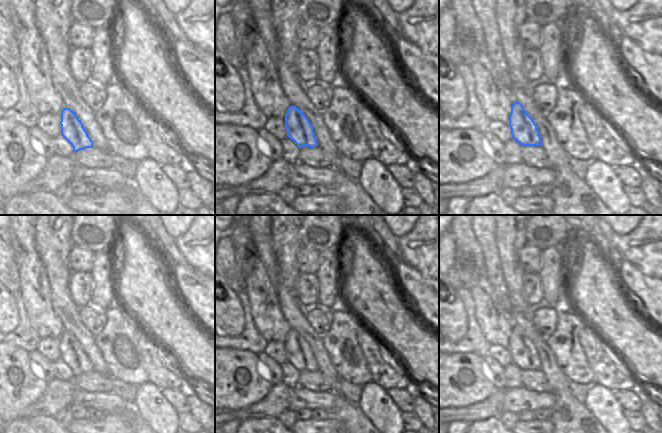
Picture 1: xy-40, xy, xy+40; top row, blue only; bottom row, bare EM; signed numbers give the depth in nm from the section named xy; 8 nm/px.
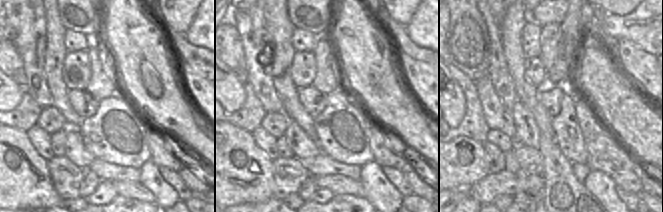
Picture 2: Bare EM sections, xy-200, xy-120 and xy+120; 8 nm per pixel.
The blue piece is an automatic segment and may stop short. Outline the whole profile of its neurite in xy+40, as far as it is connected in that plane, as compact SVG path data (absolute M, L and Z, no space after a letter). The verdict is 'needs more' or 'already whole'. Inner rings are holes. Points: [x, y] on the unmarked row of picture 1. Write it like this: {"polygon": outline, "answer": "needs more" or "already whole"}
{"polygon": "M513 325L509 351L512 362L521 370L541 370L537 349L520 326Z", "answer": "already whole"}

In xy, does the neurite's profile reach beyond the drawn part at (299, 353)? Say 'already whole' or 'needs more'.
already whole

